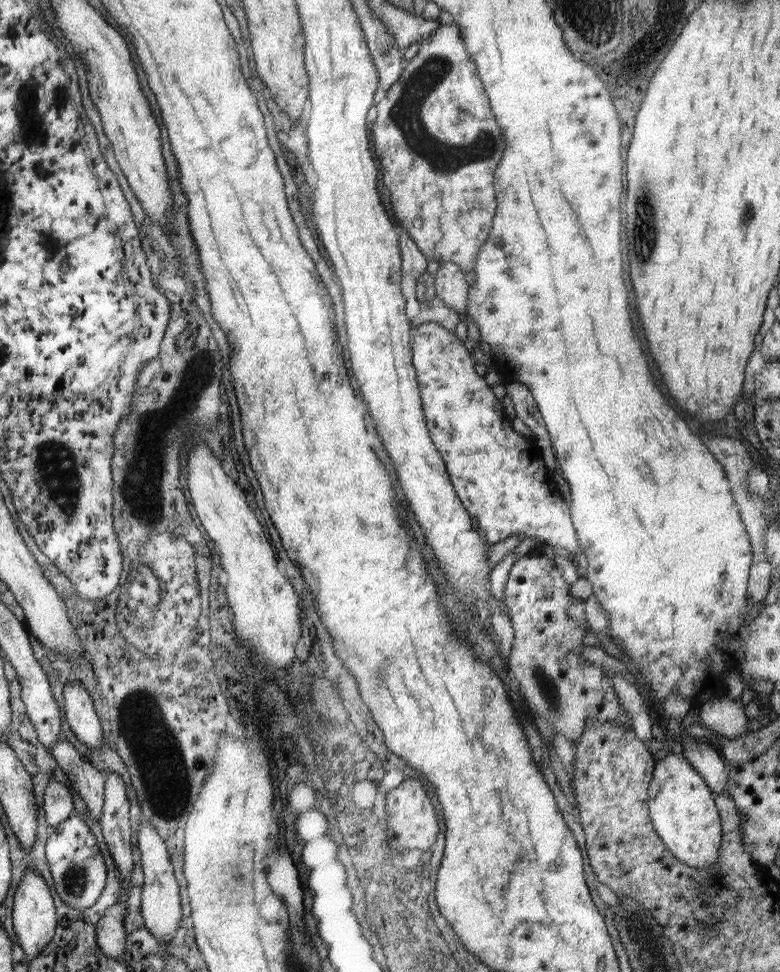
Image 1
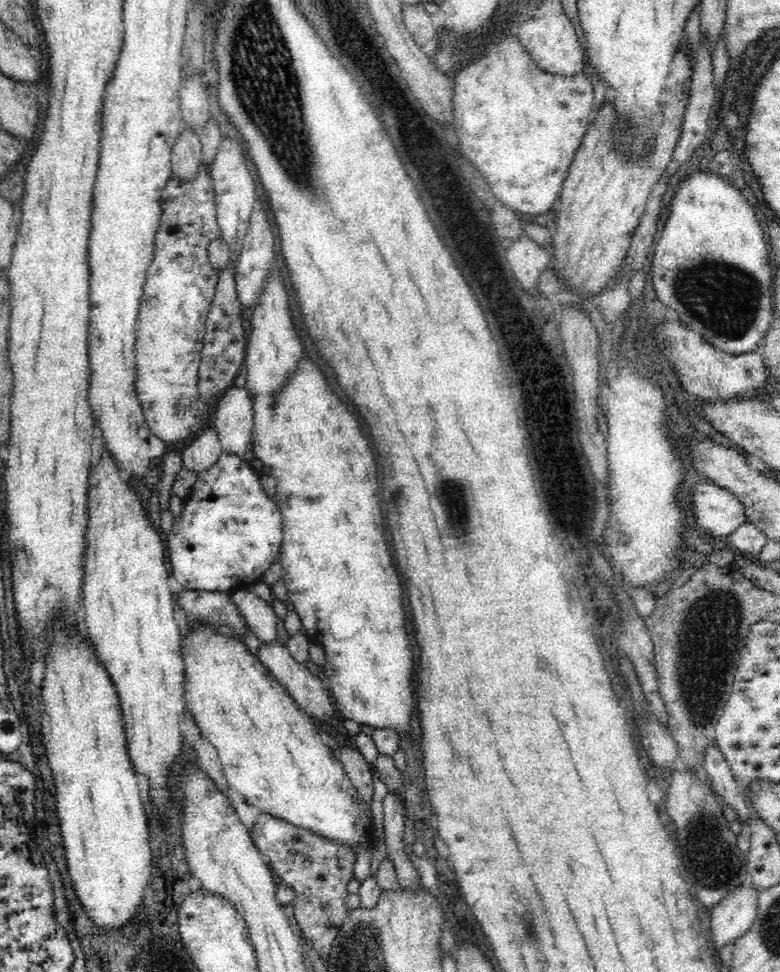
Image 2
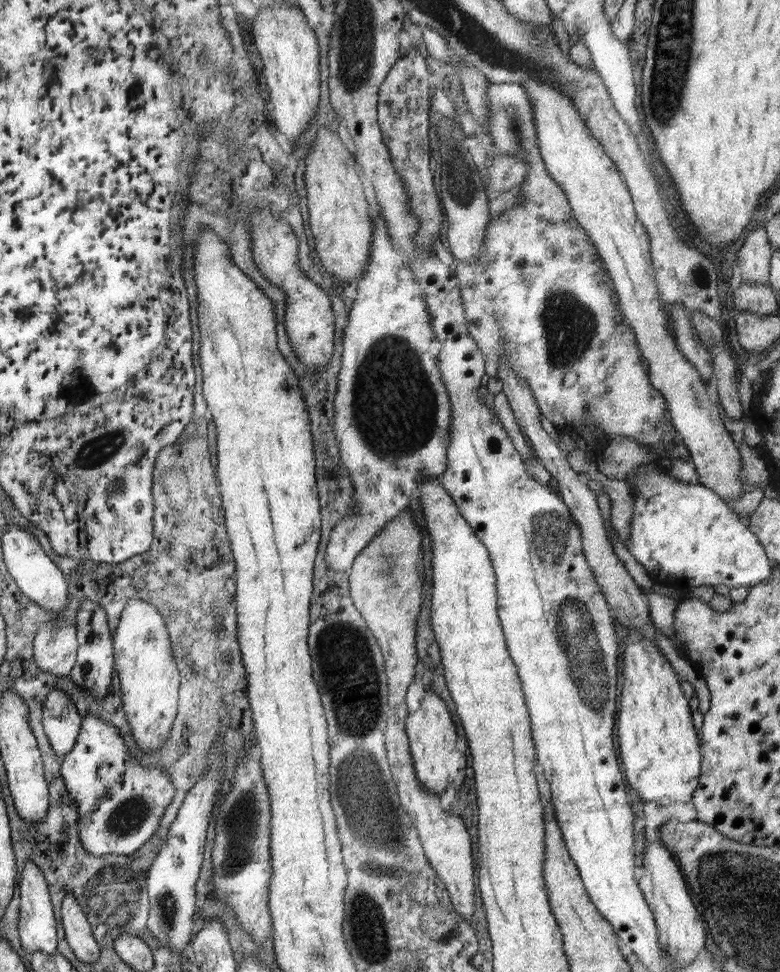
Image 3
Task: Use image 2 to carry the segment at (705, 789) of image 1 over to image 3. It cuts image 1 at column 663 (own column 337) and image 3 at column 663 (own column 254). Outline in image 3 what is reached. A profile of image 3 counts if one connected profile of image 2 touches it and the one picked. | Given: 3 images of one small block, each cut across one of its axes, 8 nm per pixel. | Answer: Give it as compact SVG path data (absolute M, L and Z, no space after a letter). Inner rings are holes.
M630 630L629 637L626 644L623 644L623 649L626 650L622 657L622 694L621 694L621 710L618 713L618 742L619 746L622 747L621 759L622 764L624 764L625 777L629 779L632 791L637 793L639 798L643 803L654 803L658 806L668 806L673 804L673 802L688 802L692 800L693 793L699 788L698 776L700 774L700 752L698 752L698 746L700 746L700 740L698 740L698 732L696 728L692 726L692 712L690 712L690 706L688 705L689 699L684 696L685 691L681 687L679 674L674 672L674 668L666 658L664 654L660 651L657 645L654 645L652 641L648 640L645 636L640 633L635 632L635 630Z

